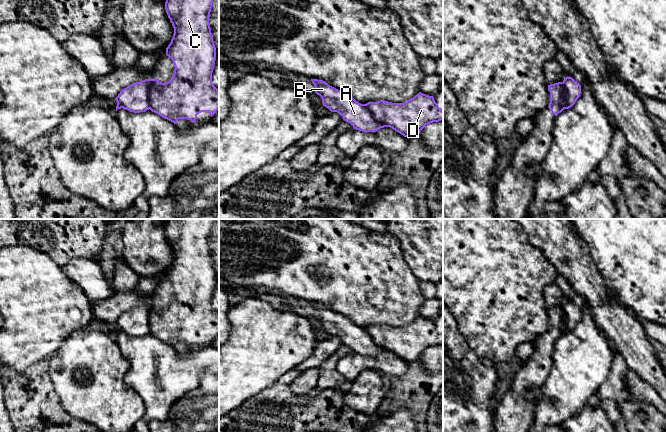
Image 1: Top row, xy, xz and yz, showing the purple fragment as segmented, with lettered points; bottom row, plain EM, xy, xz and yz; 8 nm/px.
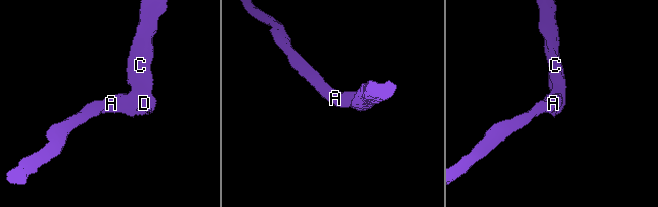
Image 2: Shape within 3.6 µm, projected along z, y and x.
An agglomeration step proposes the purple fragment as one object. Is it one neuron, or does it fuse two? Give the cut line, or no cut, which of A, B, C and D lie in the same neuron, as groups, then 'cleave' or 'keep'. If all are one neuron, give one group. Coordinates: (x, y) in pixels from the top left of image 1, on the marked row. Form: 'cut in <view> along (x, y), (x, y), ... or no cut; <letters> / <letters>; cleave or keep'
cut in xy along (155, 79), (149, 94), (149, 108); A B / C D; cleave

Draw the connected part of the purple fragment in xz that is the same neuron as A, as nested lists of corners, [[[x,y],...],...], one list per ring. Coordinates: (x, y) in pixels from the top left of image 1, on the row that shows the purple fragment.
[[[311,79],[311,81],[315,86],[315,93],[322,99],[323,106],[331,112],[339,113],[354,129],[376,132],[385,127],[373,117],[365,104],[359,103],[351,95],[328,85],[323,80]]]

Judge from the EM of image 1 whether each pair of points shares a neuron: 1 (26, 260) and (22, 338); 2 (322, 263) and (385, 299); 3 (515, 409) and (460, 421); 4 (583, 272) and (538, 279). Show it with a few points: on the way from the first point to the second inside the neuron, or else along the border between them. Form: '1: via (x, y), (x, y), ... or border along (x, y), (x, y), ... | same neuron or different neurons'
1: via (26, 279), (28, 310), (25, 313), (25, 319) | same neuron
2: via (338, 263), (359, 273), (369, 283) | same neuron
3: border along (496, 411), (494, 421) | different neurons
4: border along (543, 254), (558, 273) | different neurons

